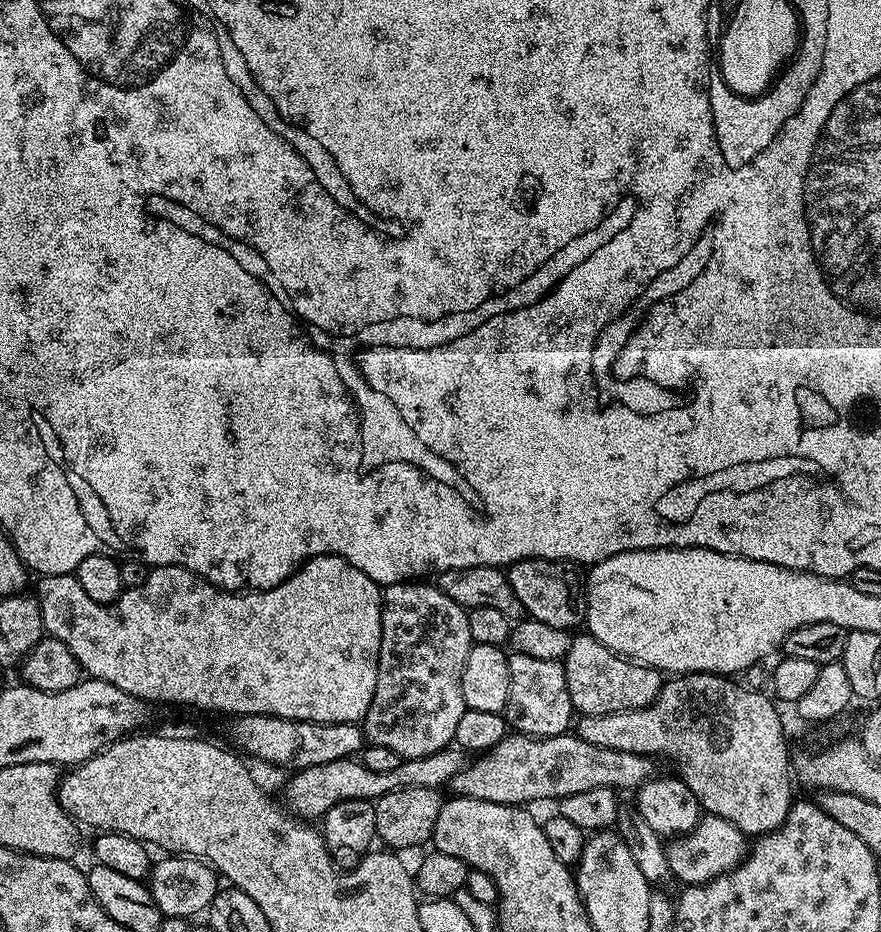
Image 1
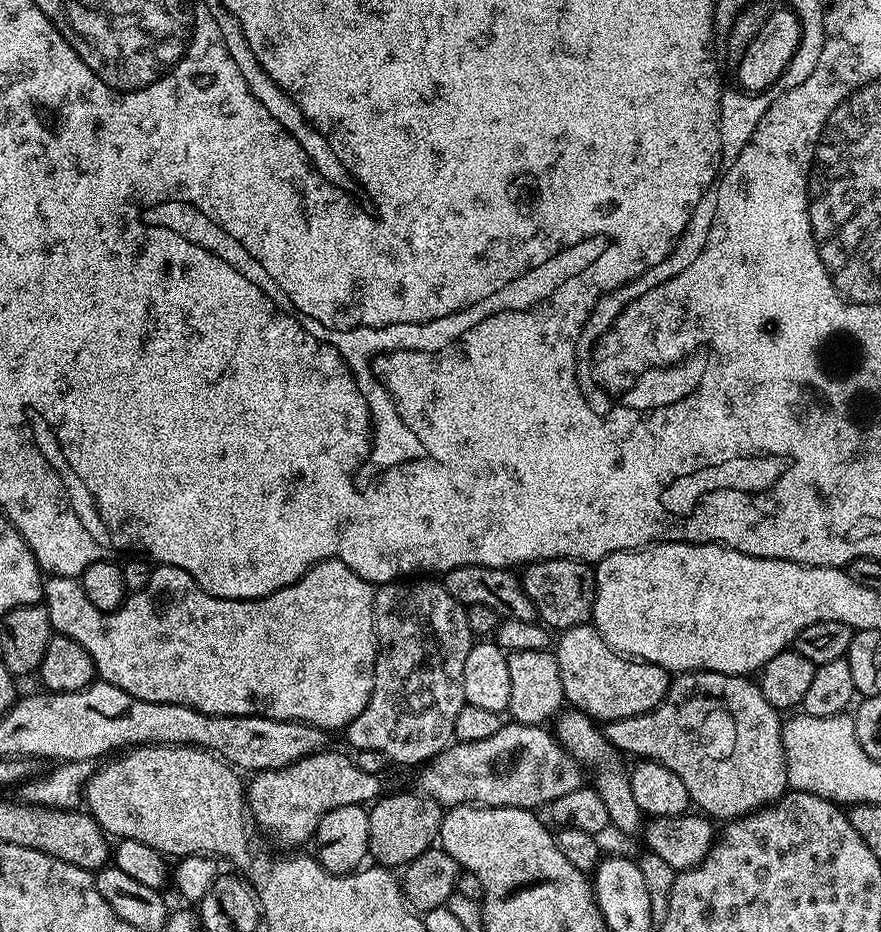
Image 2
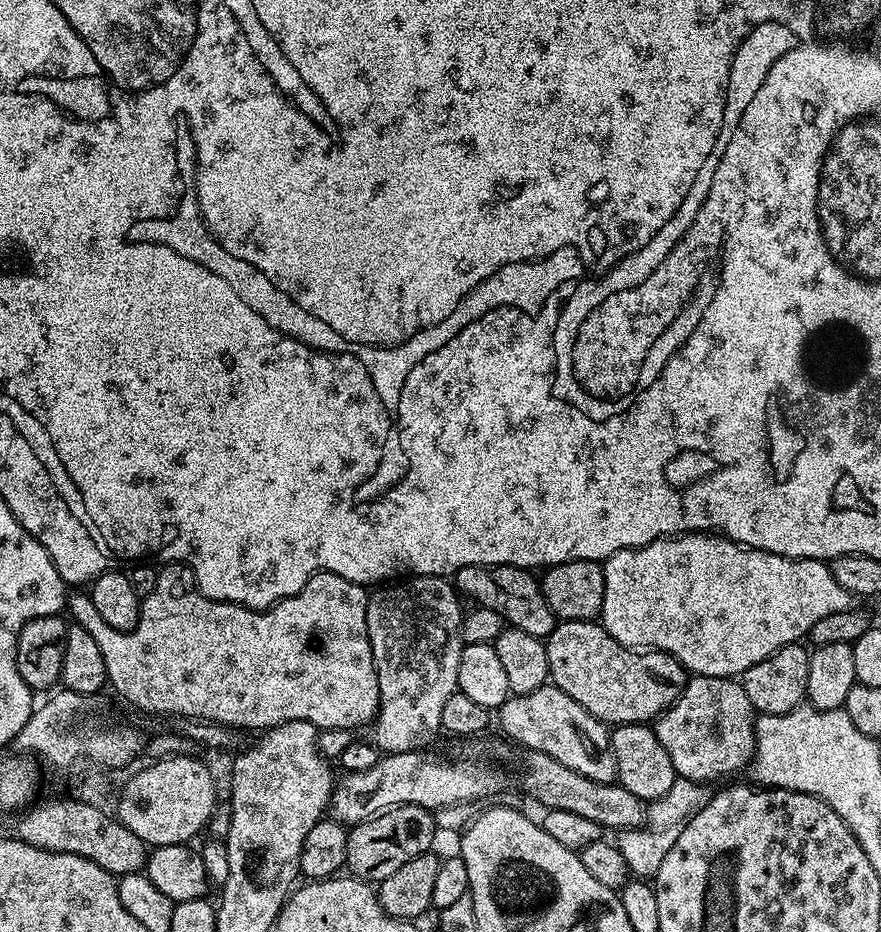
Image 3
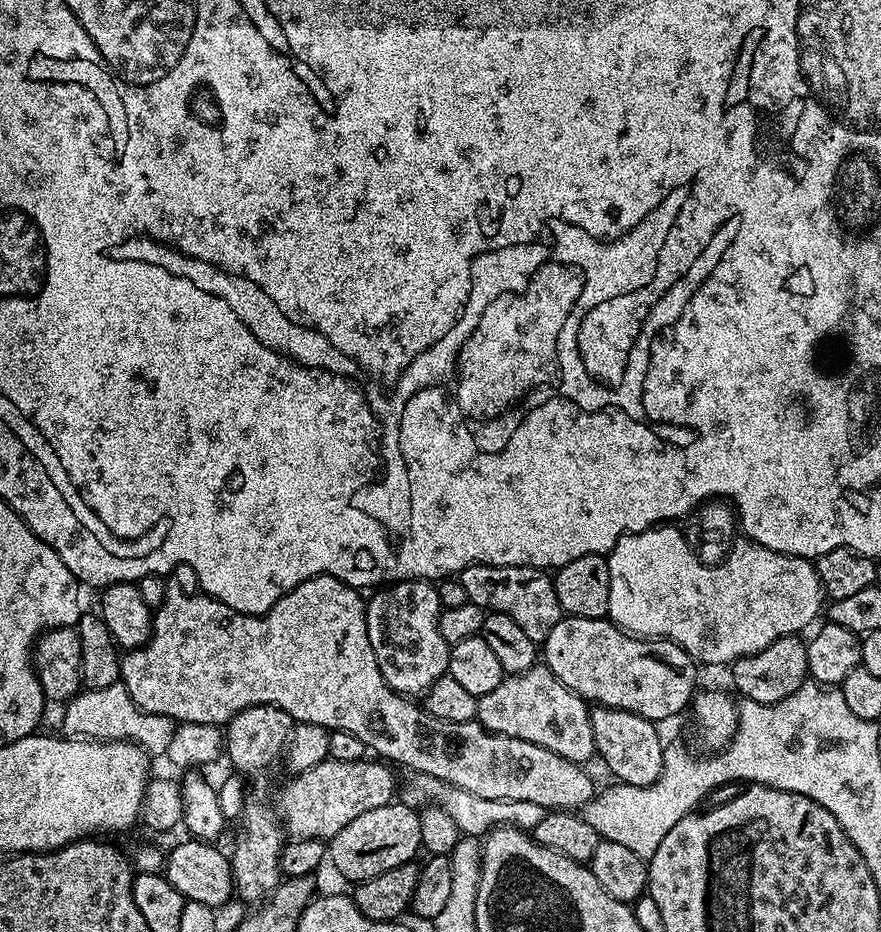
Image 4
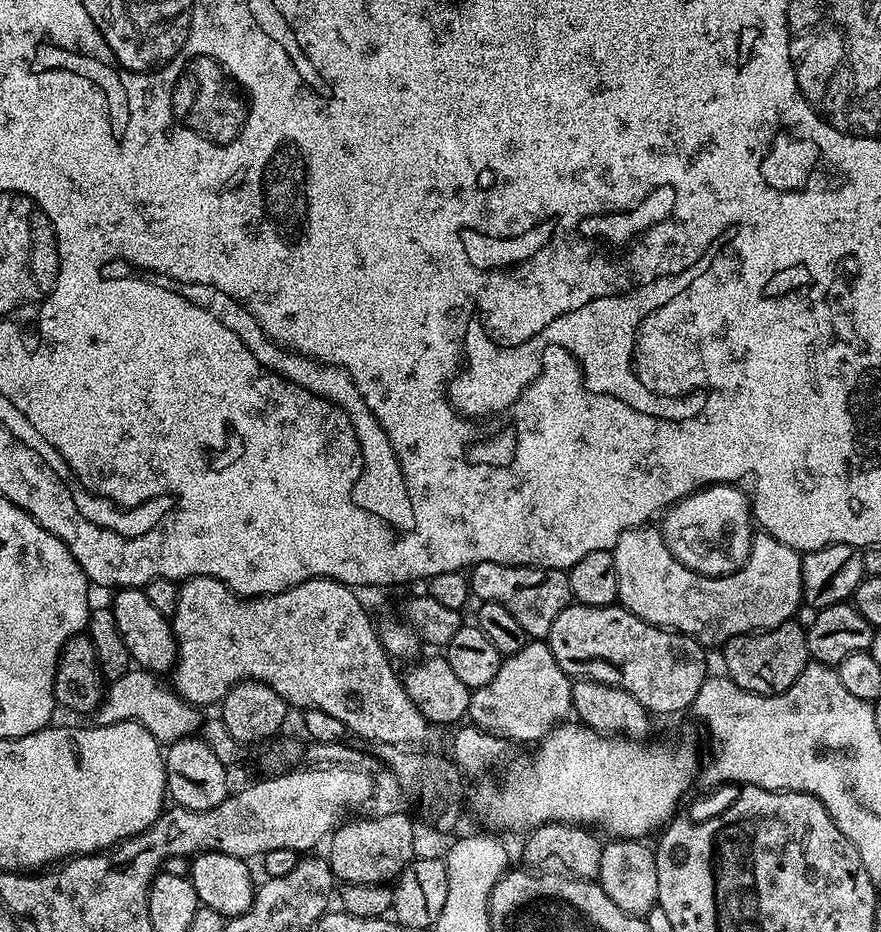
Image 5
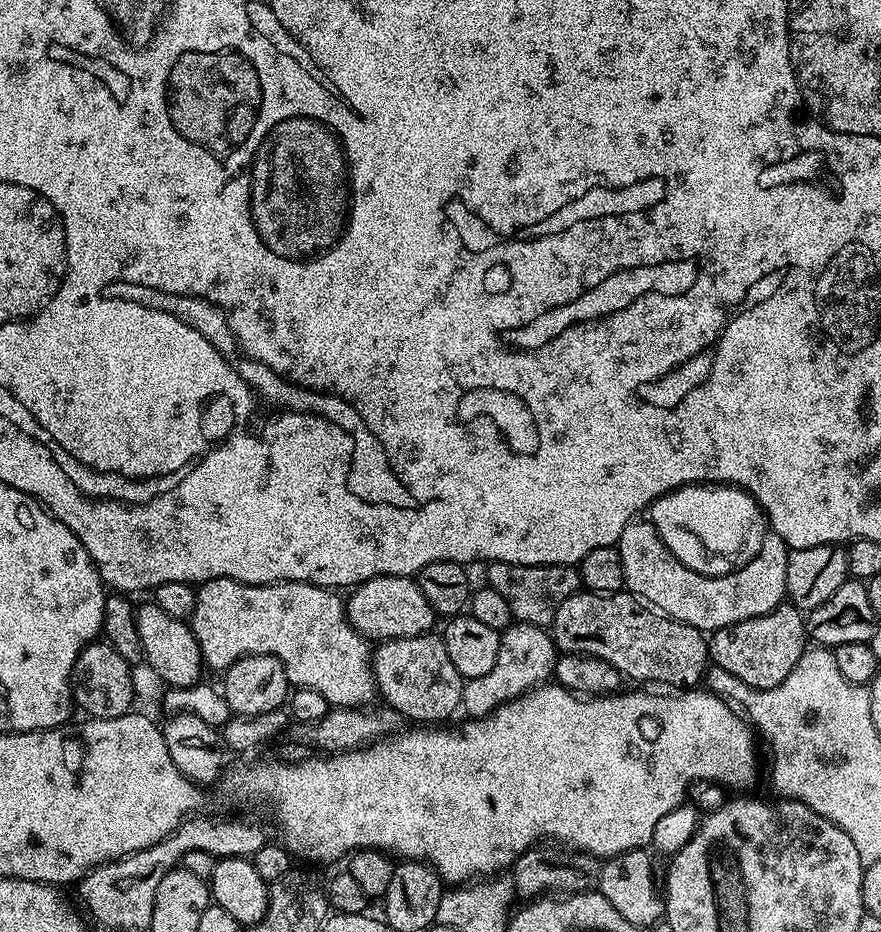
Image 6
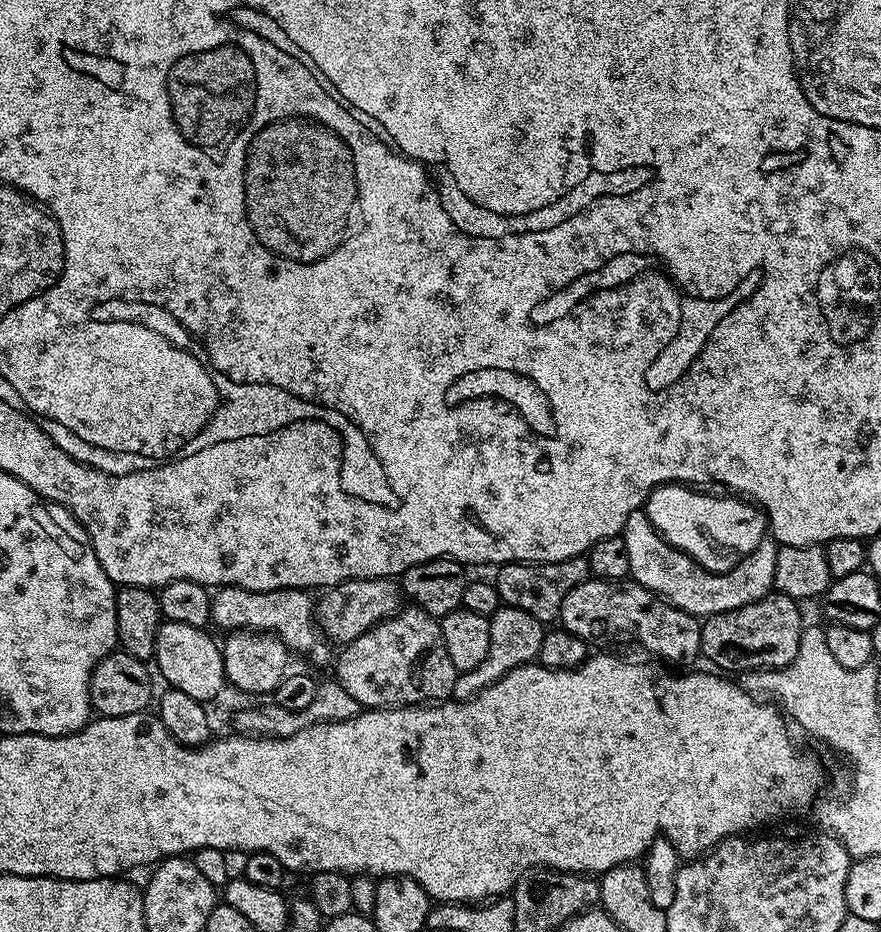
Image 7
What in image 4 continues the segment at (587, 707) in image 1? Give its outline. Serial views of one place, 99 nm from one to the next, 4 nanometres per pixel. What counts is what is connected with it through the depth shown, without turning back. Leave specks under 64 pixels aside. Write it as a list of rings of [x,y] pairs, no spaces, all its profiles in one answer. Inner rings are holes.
[[[564,616],[544,639],[542,660],[570,691],[583,696],[585,701],[595,702],[605,708],[621,708],[653,722],[668,720],[671,716],[678,715],[683,708],[685,711],[691,705],[698,688],[697,661],[693,660],[690,654],[686,654],[682,646],[669,640],[649,640],[623,632],[607,618],[599,620]]]

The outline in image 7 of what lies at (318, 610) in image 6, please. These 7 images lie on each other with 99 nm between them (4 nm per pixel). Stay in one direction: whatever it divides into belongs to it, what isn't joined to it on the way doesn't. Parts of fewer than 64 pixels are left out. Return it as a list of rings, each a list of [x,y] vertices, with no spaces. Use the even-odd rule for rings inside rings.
[[[227,586],[221,587],[212,598],[212,624],[215,627],[228,628],[227,630],[251,630],[254,632],[271,632],[273,636],[285,644],[293,653],[301,652],[304,656],[309,656],[316,664],[324,664],[328,660],[328,648],[330,649],[329,641],[326,639],[319,623],[318,623],[318,604],[314,599],[313,593],[302,588],[283,588],[282,590],[270,590],[269,592],[255,592],[254,590],[246,590],[245,588],[230,588]]]

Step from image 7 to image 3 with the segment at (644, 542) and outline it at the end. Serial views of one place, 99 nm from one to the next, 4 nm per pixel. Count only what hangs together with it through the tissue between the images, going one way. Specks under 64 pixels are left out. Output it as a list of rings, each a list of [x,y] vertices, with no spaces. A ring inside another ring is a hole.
[[[681,534],[670,536],[663,540],[650,542],[645,548],[627,548],[621,552],[615,552],[607,560],[603,561],[603,565],[604,577],[606,578],[606,594],[602,598],[602,610],[600,611],[599,619],[602,621],[604,629],[619,644],[627,648],[655,650],[670,654],[681,666],[688,669],[689,673],[697,676],[739,677],[747,668],[762,662],[762,658],[774,654],[779,648],[784,648],[787,644],[803,641],[811,633],[814,622],[819,622],[822,618],[826,618],[826,614],[838,614],[842,610],[853,607],[854,604],[854,597],[846,590],[842,590],[842,586],[838,586],[838,582],[834,582],[834,574],[825,561],[791,560],[778,554],[761,552],[755,548],[745,548],[720,534]]]

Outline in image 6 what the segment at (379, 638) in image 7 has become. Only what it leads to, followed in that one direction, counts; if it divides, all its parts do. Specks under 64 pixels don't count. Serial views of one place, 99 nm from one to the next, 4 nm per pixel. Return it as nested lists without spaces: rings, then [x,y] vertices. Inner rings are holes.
[[[429,634],[427,636],[411,636],[410,638],[398,638],[397,640],[386,640],[379,645],[380,649],[375,649],[374,655],[372,657],[372,670],[376,674],[376,690],[379,696],[379,699],[382,701],[385,700],[388,703],[387,707],[391,711],[397,712],[401,718],[405,721],[407,720],[416,720],[412,722],[419,722],[424,726],[432,726],[437,722],[444,722],[444,719],[451,714],[455,708],[459,709],[461,707],[460,703],[460,693],[462,691],[461,680],[462,677],[454,670],[454,666],[450,662],[450,658],[446,654],[446,646],[444,645],[443,639],[439,635]]]

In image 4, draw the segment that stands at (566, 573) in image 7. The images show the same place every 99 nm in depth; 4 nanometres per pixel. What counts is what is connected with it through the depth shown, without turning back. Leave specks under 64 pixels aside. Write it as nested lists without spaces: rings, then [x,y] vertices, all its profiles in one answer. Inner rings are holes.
[[[471,564],[459,572],[458,579],[462,590],[466,590],[469,604],[514,618],[514,622],[518,622],[518,626],[522,626],[523,632],[538,646],[543,645],[550,630],[554,630],[562,618],[554,579],[543,568]]]

